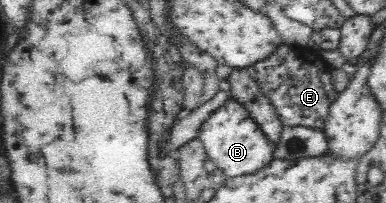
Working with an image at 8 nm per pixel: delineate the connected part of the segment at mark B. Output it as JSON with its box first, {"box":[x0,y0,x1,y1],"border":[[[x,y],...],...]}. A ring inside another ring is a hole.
{"box":[196,99,274,179],"border":[[[234,99],[213,111],[199,127],[196,153],[198,160],[207,161],[217,171],[217,179],[235,178],[257,173],[274,160],[274,147],[261,124]]]}

